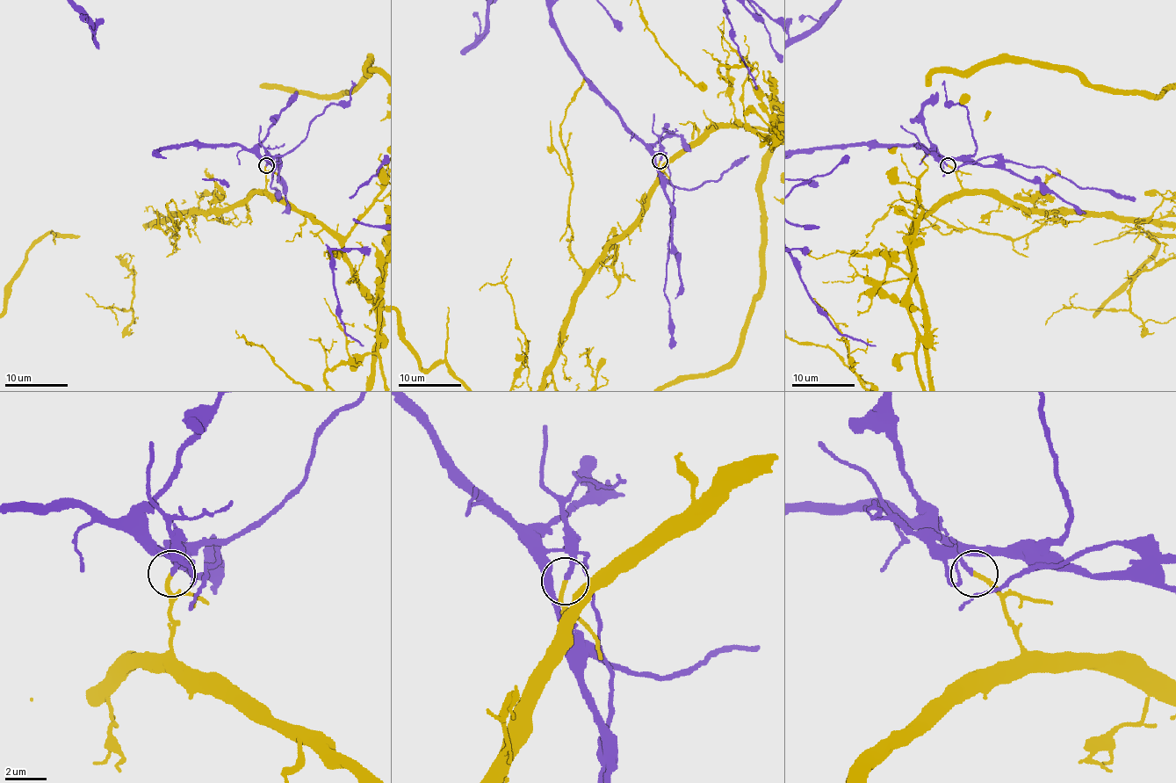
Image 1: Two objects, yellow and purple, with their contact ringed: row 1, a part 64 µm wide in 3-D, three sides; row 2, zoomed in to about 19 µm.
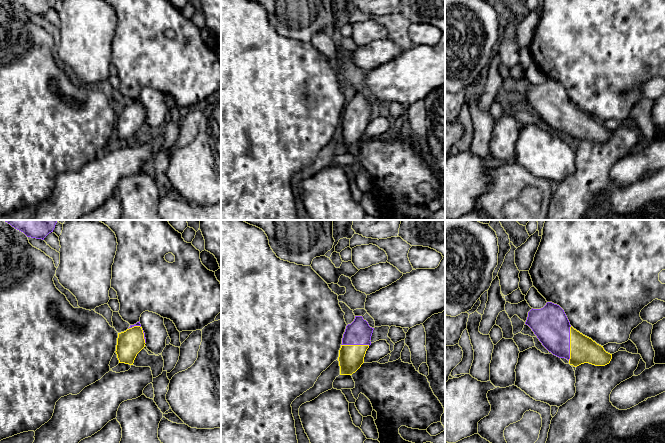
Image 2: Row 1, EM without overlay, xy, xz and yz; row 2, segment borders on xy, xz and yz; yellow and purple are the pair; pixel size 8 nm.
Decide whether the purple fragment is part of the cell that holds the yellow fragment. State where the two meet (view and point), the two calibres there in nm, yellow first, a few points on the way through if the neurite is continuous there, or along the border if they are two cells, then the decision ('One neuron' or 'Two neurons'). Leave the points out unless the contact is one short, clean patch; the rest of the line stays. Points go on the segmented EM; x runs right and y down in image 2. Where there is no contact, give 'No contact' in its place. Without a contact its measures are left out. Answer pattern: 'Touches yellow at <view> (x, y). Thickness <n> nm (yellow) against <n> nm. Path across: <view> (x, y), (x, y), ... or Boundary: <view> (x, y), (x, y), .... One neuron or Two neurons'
Touches yellow at yz (570, 343). Thickness 220 nm (yellow) against 300 nm. Two neurons

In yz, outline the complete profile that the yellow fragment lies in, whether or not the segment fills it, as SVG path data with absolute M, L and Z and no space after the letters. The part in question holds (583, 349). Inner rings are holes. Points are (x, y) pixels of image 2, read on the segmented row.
M570 327L570 359L569 364L577 367L584 363L595 366L605 366L610 363L612 354L606 352L603 346Z

